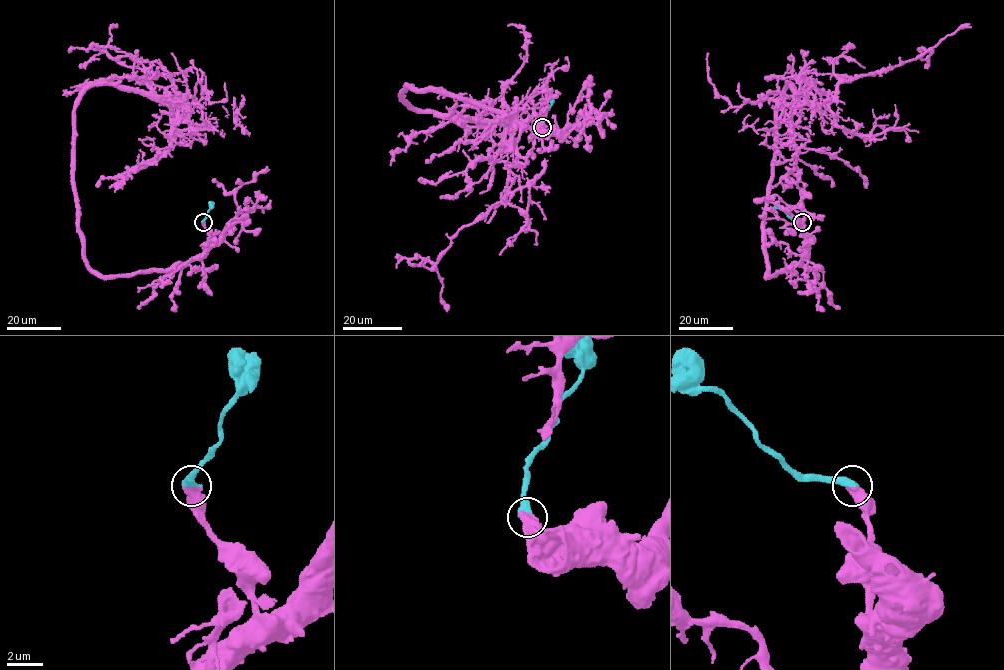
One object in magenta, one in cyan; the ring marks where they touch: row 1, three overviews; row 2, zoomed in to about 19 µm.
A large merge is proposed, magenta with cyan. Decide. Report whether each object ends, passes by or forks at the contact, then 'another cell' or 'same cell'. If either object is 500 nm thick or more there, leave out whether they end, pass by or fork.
same cell

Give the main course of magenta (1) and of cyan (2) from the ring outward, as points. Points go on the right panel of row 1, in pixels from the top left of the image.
1: (802, 222), (804, 256), (768, 275), (765, 199), (787, 85), (825, 104), (840, 83), (916, 59), (969, 24)
2: (802, 222), (794, 221), (775, 202)

